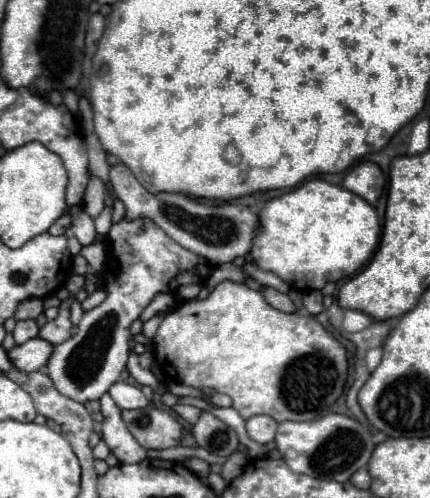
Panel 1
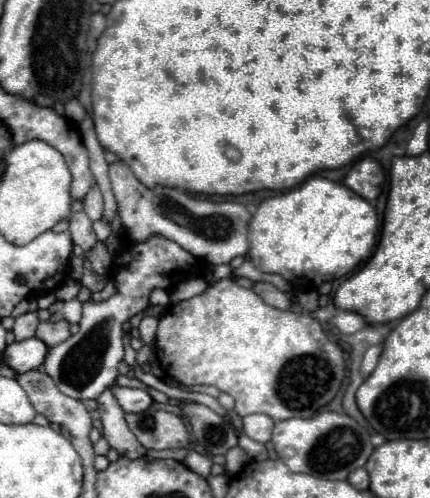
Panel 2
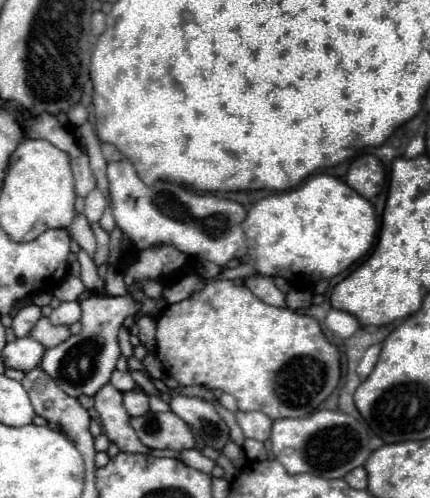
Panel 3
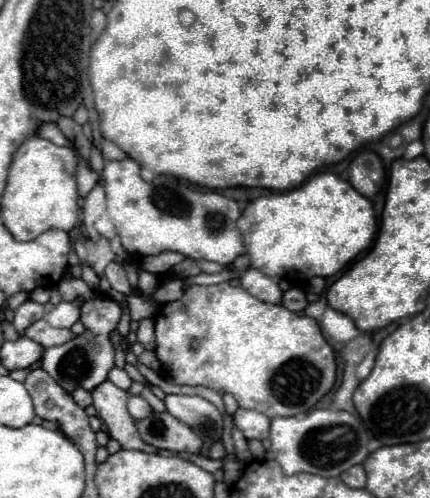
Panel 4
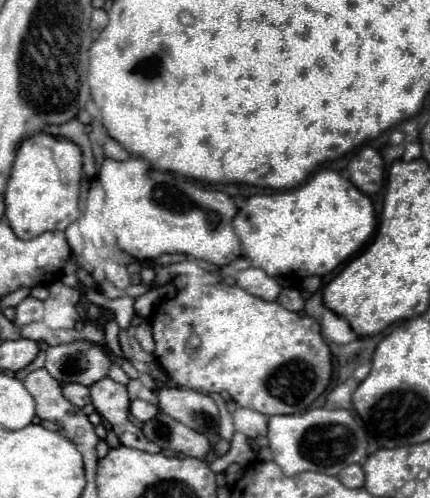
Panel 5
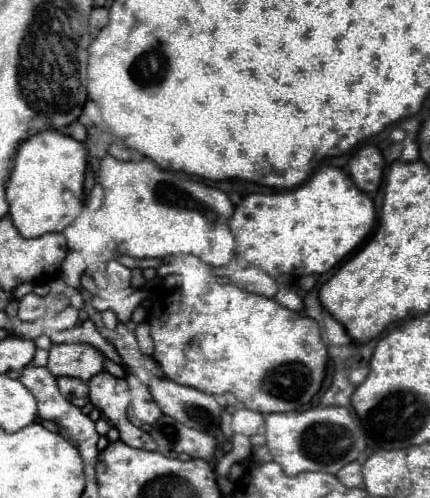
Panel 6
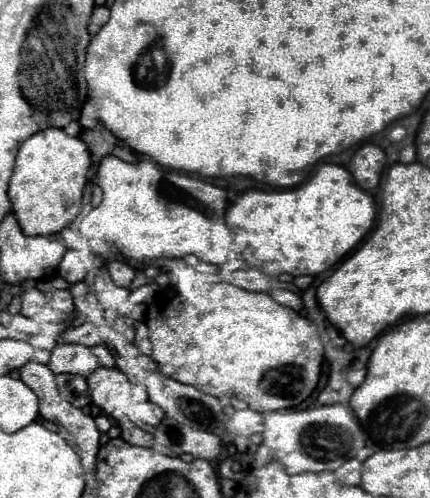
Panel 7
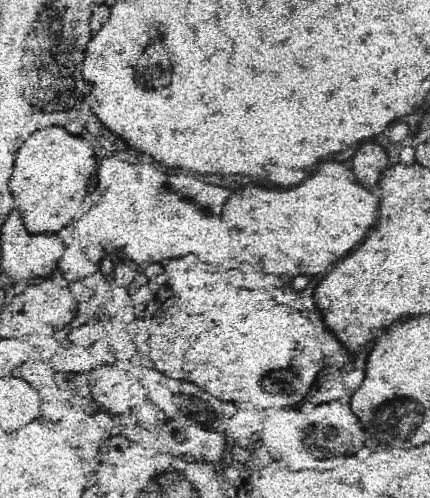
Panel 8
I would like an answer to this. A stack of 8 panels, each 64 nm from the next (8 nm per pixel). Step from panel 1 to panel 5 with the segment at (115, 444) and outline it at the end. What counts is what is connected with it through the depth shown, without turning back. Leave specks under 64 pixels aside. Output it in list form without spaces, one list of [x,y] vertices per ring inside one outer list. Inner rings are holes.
[[[104,378],[90,386],[90,396],[98,414],[110,424],[110,428],[114,430],[114,434],[120,438],[124,446],[144,450],[144,452],[160,452],[160,448],[150,440],[146,440],[142,430],[130,422],[128,406],[124,406],[122,384],[116,384],[114,380]]]

